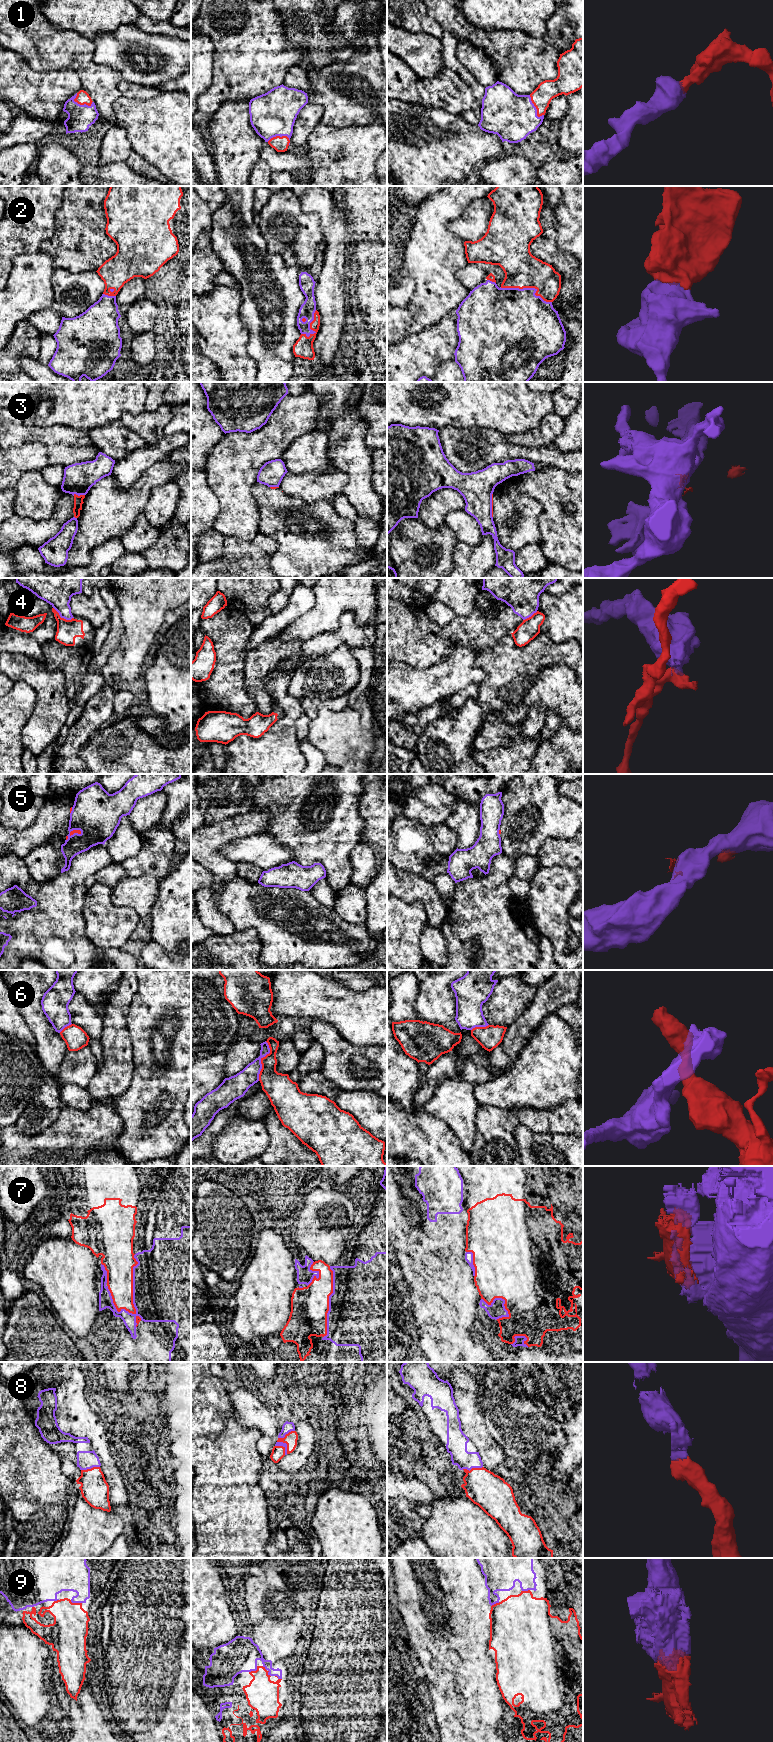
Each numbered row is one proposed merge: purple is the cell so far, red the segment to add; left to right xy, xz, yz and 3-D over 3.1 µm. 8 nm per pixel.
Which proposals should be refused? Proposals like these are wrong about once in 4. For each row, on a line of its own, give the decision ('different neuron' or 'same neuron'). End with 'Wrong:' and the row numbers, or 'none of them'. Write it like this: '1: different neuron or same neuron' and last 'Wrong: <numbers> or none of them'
1: same neuron
2: same neuron
3: different neuron
4: different neuron
5: different neuron
6: different neuron
7: different neuron
8: same neuron
9: same neuron
Wrong: 3, 4, 5, 6, 7

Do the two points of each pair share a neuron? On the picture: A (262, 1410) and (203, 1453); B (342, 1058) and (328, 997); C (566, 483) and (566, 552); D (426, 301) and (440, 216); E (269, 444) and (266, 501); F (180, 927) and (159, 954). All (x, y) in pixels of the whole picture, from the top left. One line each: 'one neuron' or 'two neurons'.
A: two neurons
B: two neurons
C: one neuron
D: one neuron
E: two neurons
F: two neurons

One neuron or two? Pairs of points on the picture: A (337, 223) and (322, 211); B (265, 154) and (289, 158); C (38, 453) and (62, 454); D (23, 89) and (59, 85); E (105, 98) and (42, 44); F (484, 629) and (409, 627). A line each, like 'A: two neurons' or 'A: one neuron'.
A: one neuron
B: one neuron
C: two neurons
D: one neuron
E: one neuron
F: one neuron

